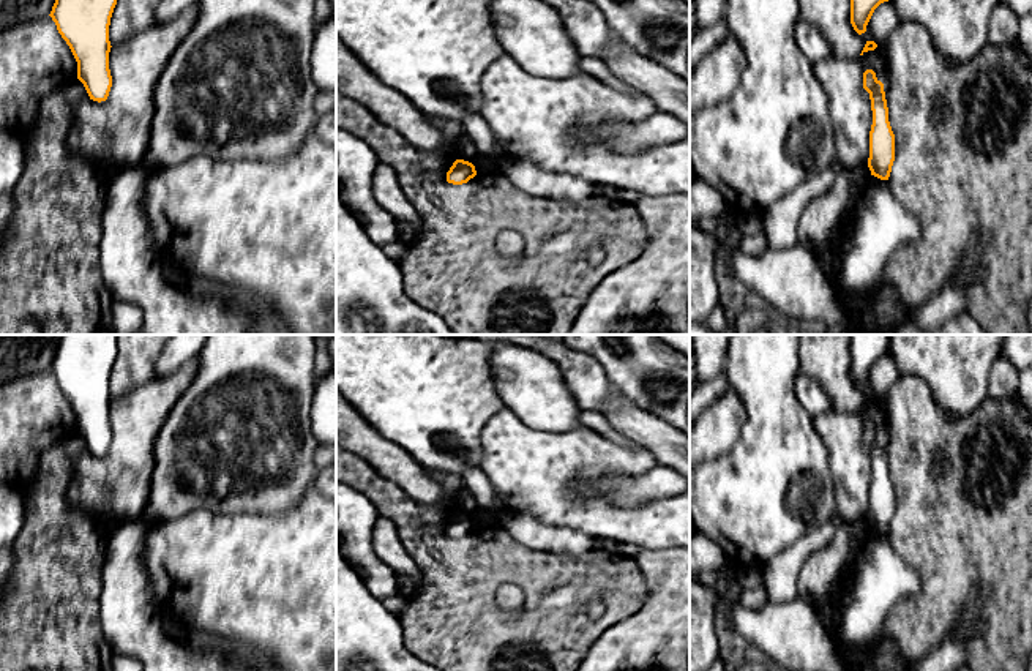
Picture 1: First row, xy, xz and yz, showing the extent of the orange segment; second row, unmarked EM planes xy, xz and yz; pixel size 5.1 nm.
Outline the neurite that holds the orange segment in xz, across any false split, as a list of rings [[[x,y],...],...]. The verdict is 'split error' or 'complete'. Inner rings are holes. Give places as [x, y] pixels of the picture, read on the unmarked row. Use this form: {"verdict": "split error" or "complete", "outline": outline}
{"verdict": "complete", "outline": [[[456,513],[447,526],[447,535],[453,538],[467,537],[477,529],[475,519],[464,513]]]}

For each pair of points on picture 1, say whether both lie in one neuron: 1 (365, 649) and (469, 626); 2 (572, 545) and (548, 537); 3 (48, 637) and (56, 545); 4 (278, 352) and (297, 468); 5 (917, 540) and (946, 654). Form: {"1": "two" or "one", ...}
{"1": "two", "2": "one", "3": "one", "4": "one", "5": "two"}

